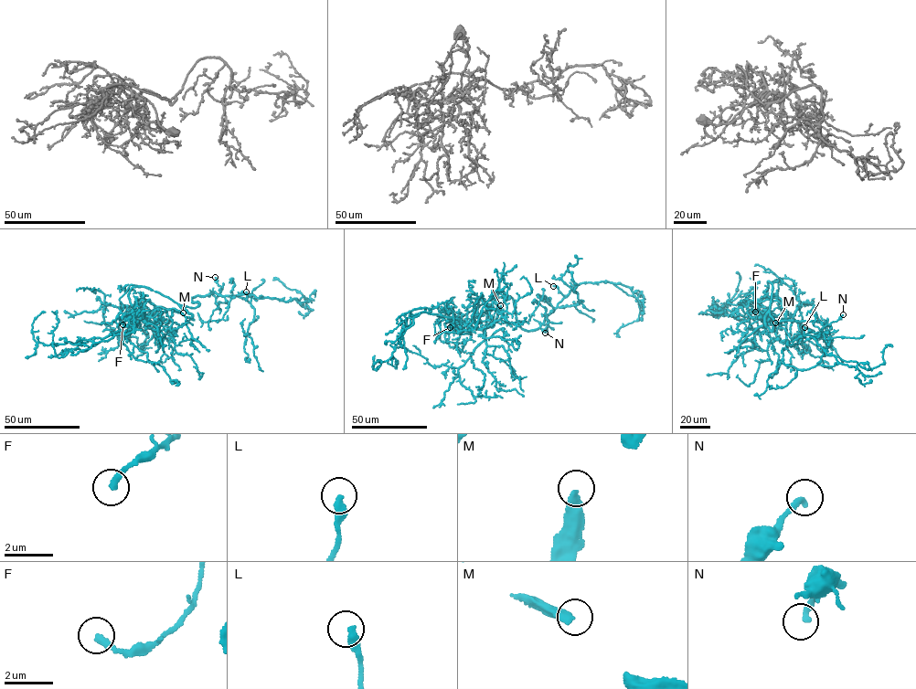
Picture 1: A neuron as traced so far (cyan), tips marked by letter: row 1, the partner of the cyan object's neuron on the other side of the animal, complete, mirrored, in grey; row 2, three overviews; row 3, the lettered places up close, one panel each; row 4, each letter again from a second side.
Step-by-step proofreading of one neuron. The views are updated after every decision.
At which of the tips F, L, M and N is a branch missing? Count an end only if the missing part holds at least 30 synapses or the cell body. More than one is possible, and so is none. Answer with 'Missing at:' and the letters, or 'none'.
Missing at: L

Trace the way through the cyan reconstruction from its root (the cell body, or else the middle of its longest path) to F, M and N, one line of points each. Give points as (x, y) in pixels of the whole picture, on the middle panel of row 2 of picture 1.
F: (496, 298), (445, 323), (447, 327), (452, 322), (450, 318), (451, 323), (454, 323), (450, 327)
M: (496, 298), (445, 323), (445, 326), (452, 323), (463, 329), (483, 328), (496, 319), (500, 305)
N: (496, 298), (512, 298), (516, 320), (523, 329), (538, 329), (546, 317), (545, 333)

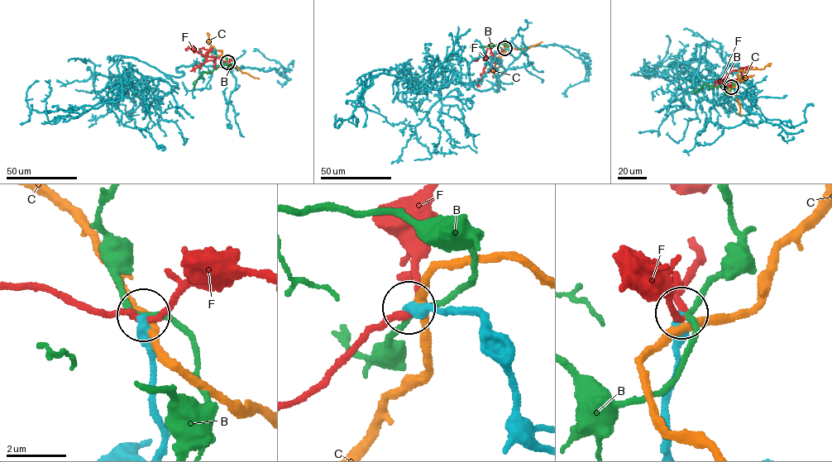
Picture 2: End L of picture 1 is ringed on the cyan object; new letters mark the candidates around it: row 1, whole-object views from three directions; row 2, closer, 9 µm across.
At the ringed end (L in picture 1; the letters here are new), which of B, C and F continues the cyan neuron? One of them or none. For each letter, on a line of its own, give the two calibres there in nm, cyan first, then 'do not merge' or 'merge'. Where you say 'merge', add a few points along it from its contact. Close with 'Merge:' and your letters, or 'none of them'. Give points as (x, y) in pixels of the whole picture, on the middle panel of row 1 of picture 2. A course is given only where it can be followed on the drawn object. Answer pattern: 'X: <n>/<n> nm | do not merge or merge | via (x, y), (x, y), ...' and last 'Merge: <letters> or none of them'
B: 400/170 nm | do not merge
C: 440/260 nm | do not merge
F: 420/200 nm | do not merge
Merge: none of them

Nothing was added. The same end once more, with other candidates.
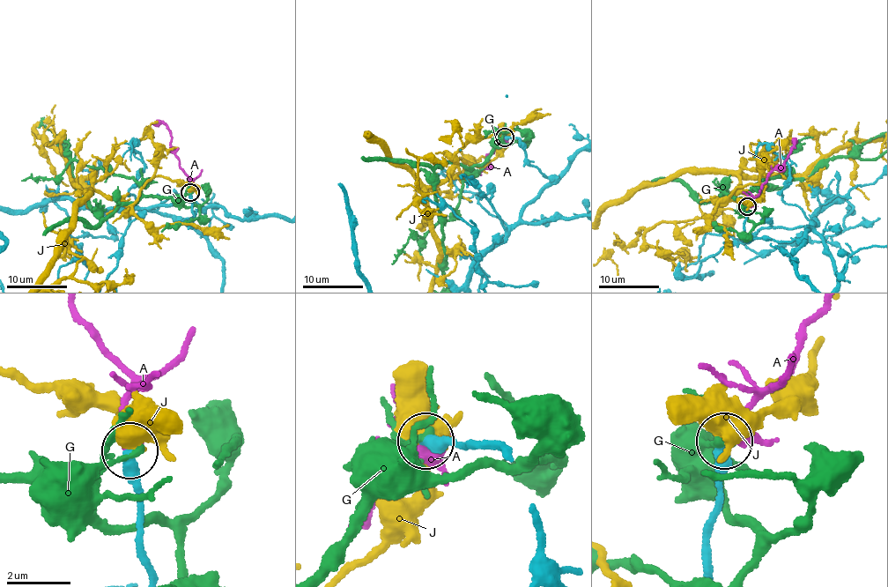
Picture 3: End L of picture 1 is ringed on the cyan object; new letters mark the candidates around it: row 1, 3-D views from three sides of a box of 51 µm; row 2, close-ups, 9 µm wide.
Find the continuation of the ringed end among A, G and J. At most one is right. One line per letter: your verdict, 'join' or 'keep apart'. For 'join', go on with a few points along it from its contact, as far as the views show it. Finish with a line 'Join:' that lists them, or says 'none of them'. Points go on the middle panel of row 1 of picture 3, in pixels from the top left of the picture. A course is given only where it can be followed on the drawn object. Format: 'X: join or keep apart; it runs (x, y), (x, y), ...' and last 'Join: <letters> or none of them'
A: join
G: keep apart
J: keep apart
Join: A

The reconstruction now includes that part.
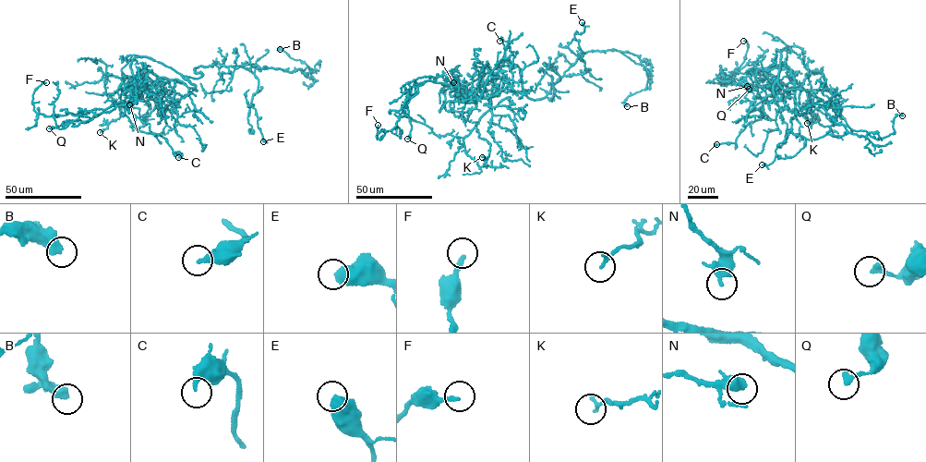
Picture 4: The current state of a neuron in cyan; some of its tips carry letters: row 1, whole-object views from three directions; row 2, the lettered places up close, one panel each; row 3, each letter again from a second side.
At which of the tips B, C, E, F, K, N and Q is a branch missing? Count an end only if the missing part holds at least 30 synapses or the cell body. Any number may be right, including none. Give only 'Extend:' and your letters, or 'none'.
Extend: none

